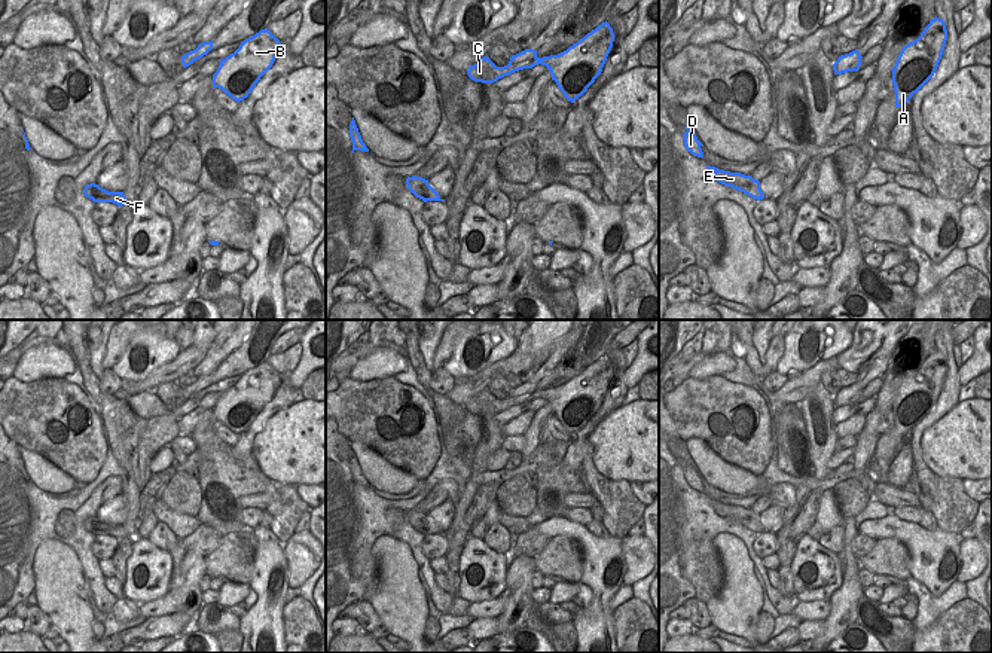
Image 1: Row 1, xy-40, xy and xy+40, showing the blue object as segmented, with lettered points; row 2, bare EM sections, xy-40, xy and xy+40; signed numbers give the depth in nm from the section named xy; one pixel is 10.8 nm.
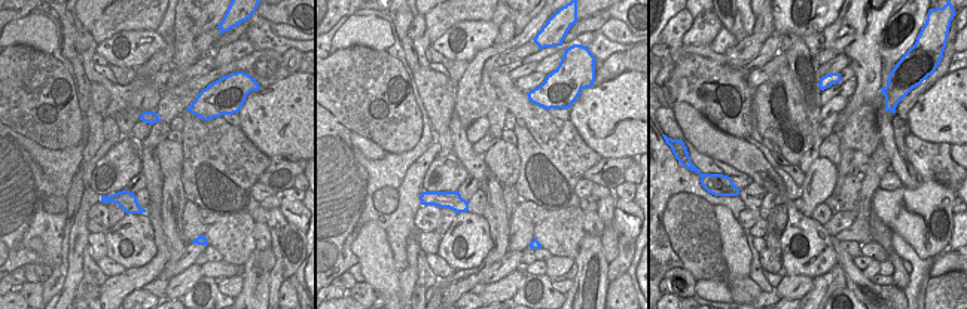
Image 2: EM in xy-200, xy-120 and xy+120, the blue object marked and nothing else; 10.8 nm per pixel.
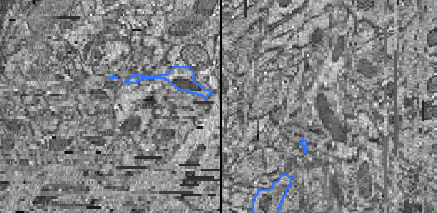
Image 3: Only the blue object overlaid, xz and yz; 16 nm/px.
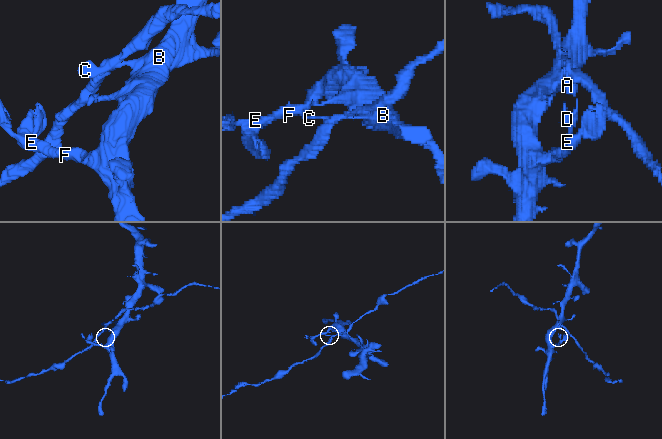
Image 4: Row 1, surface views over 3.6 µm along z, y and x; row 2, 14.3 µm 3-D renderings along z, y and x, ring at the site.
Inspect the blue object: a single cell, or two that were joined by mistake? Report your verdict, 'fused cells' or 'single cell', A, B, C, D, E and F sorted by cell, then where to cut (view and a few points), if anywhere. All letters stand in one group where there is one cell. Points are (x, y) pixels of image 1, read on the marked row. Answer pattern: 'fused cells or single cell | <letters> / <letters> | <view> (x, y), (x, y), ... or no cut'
fused cells | A B D E F / C | xy (536, 57), (528, 67)

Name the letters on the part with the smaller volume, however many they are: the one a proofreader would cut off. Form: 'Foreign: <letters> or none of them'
Foreign: C

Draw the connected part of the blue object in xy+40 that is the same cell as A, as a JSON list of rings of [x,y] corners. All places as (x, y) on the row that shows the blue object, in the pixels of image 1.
[[[935,16],[916,40],[901,49],[892,68],[895,107],[906,107],[906,103],[934,76],[946,40],[946,24]]]

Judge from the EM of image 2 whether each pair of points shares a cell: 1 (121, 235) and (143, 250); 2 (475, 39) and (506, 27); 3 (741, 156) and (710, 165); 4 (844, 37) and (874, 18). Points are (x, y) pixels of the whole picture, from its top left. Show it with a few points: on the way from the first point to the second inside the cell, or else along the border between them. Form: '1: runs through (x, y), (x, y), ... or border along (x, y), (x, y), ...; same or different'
1: runs through (127, 238), (137, 247); same
2: border along (499, 30), (496, 40); different
3: border along (692, 144), (701, 153), (723, 161), (741, 171); different
4: runs through (851, 33), (866, 18); same

